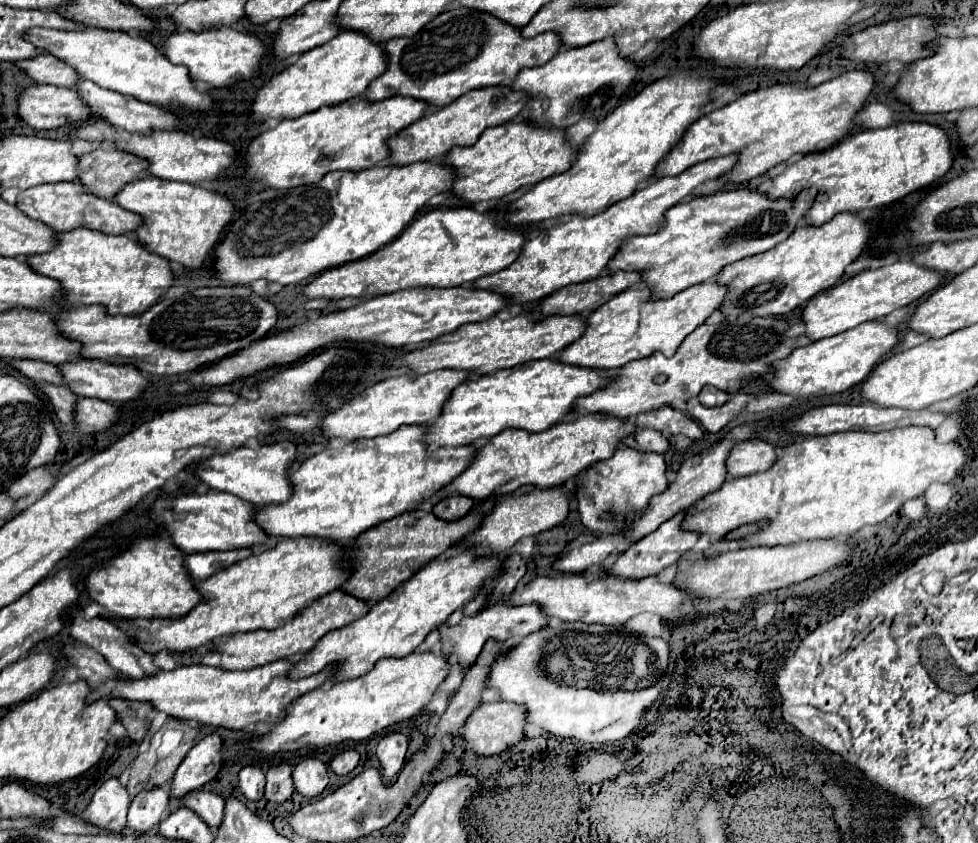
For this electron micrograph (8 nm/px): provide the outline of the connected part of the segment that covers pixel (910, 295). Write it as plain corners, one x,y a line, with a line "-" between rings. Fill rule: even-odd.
898,260
878,270
864,270
854,278
816,294
804,306
802,310
802,322
806,326
804,336
808,336
814,342
828,336
836,336
844,330
856,328
862,322
878,320
894,312
896,308
908,306
920,296
934,290
936,286
940,286
940,276
936,276
936,272
928,272
926,268
920,268
918,264
912,264
912,260

